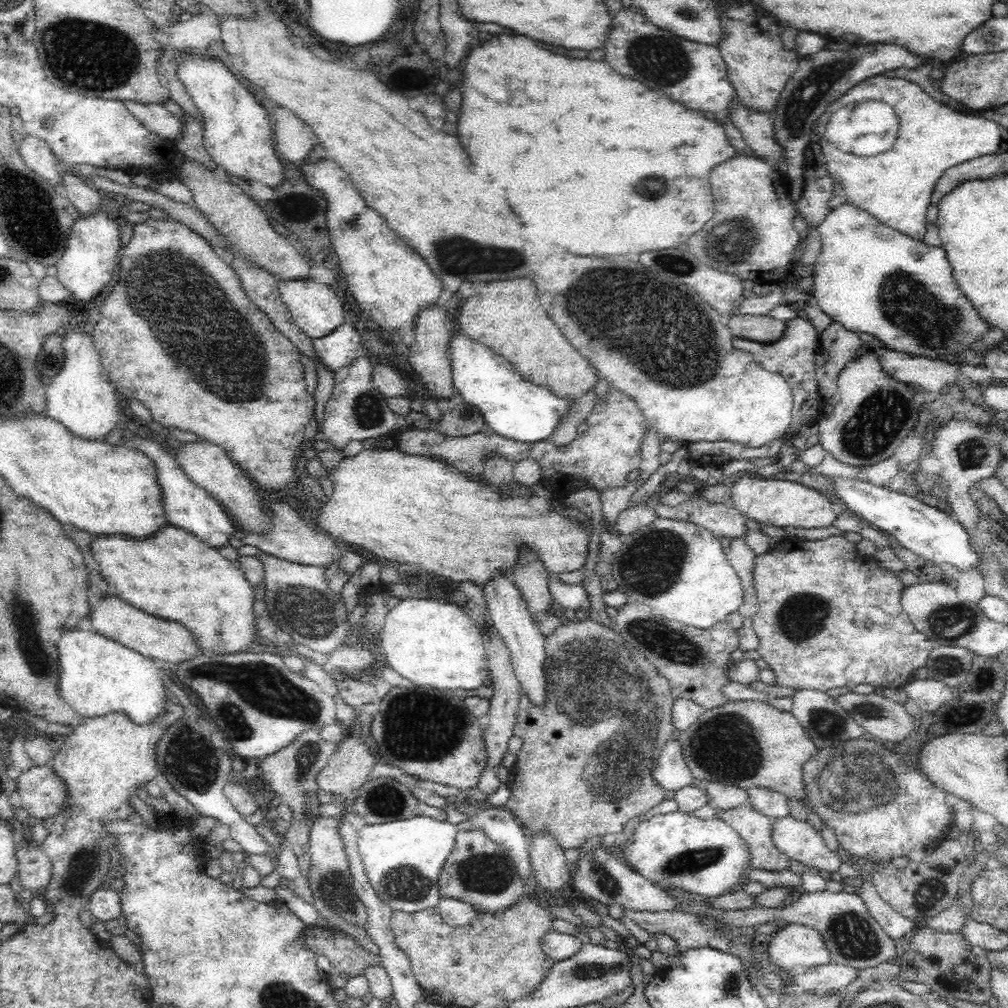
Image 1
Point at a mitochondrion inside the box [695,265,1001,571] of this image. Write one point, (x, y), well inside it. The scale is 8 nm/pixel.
(939, 319)

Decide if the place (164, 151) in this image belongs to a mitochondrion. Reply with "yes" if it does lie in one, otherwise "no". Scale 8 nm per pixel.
no

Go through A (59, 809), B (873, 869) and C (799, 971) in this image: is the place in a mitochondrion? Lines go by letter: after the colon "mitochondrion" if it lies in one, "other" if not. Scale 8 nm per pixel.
A: other
B: other
C: other

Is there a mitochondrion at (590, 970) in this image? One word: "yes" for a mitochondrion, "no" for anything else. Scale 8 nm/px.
yes

